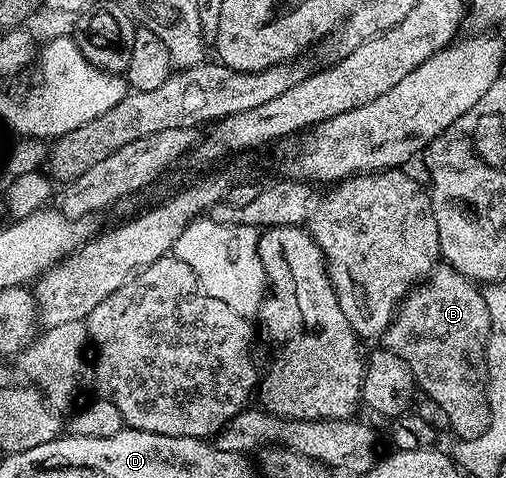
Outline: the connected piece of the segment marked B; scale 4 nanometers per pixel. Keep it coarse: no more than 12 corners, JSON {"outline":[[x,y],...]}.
{"outline":[[439,265],[380,336],[458,439],[488,429],[490,314]]}

